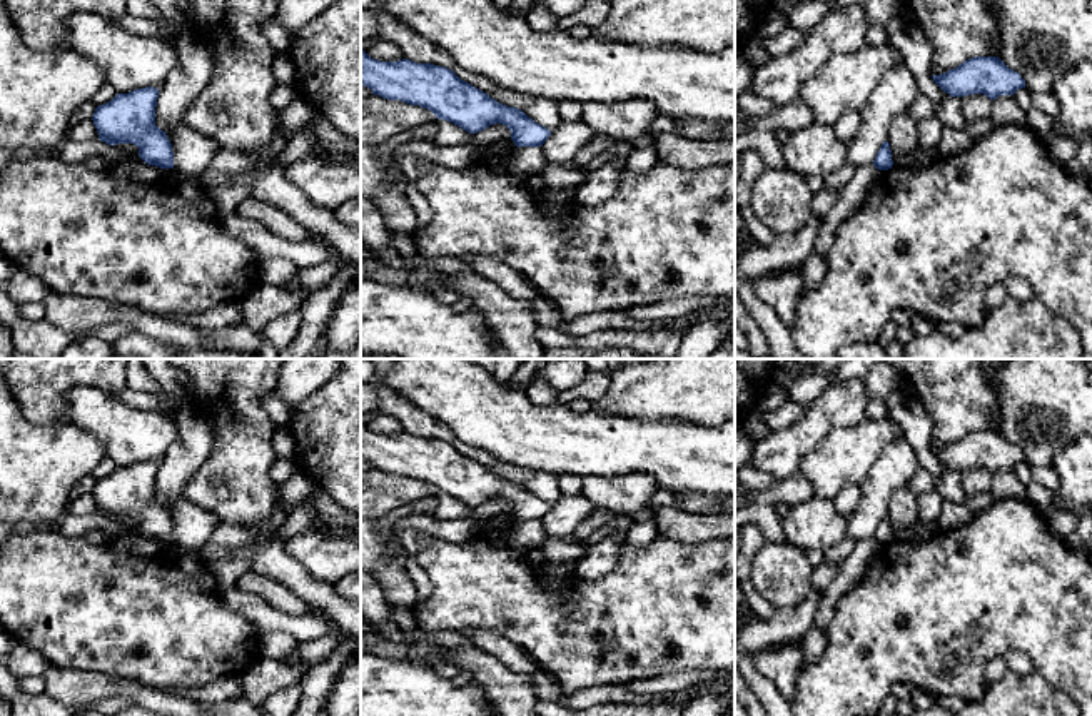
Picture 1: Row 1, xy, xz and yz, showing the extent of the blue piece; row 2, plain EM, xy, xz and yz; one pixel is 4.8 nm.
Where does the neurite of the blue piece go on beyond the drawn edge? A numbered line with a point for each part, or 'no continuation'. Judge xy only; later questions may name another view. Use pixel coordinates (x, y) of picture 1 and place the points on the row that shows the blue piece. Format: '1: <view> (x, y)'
no continuation

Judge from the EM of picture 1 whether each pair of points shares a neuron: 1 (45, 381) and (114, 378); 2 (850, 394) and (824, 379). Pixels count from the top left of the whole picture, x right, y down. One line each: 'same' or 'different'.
1: same
2: different

